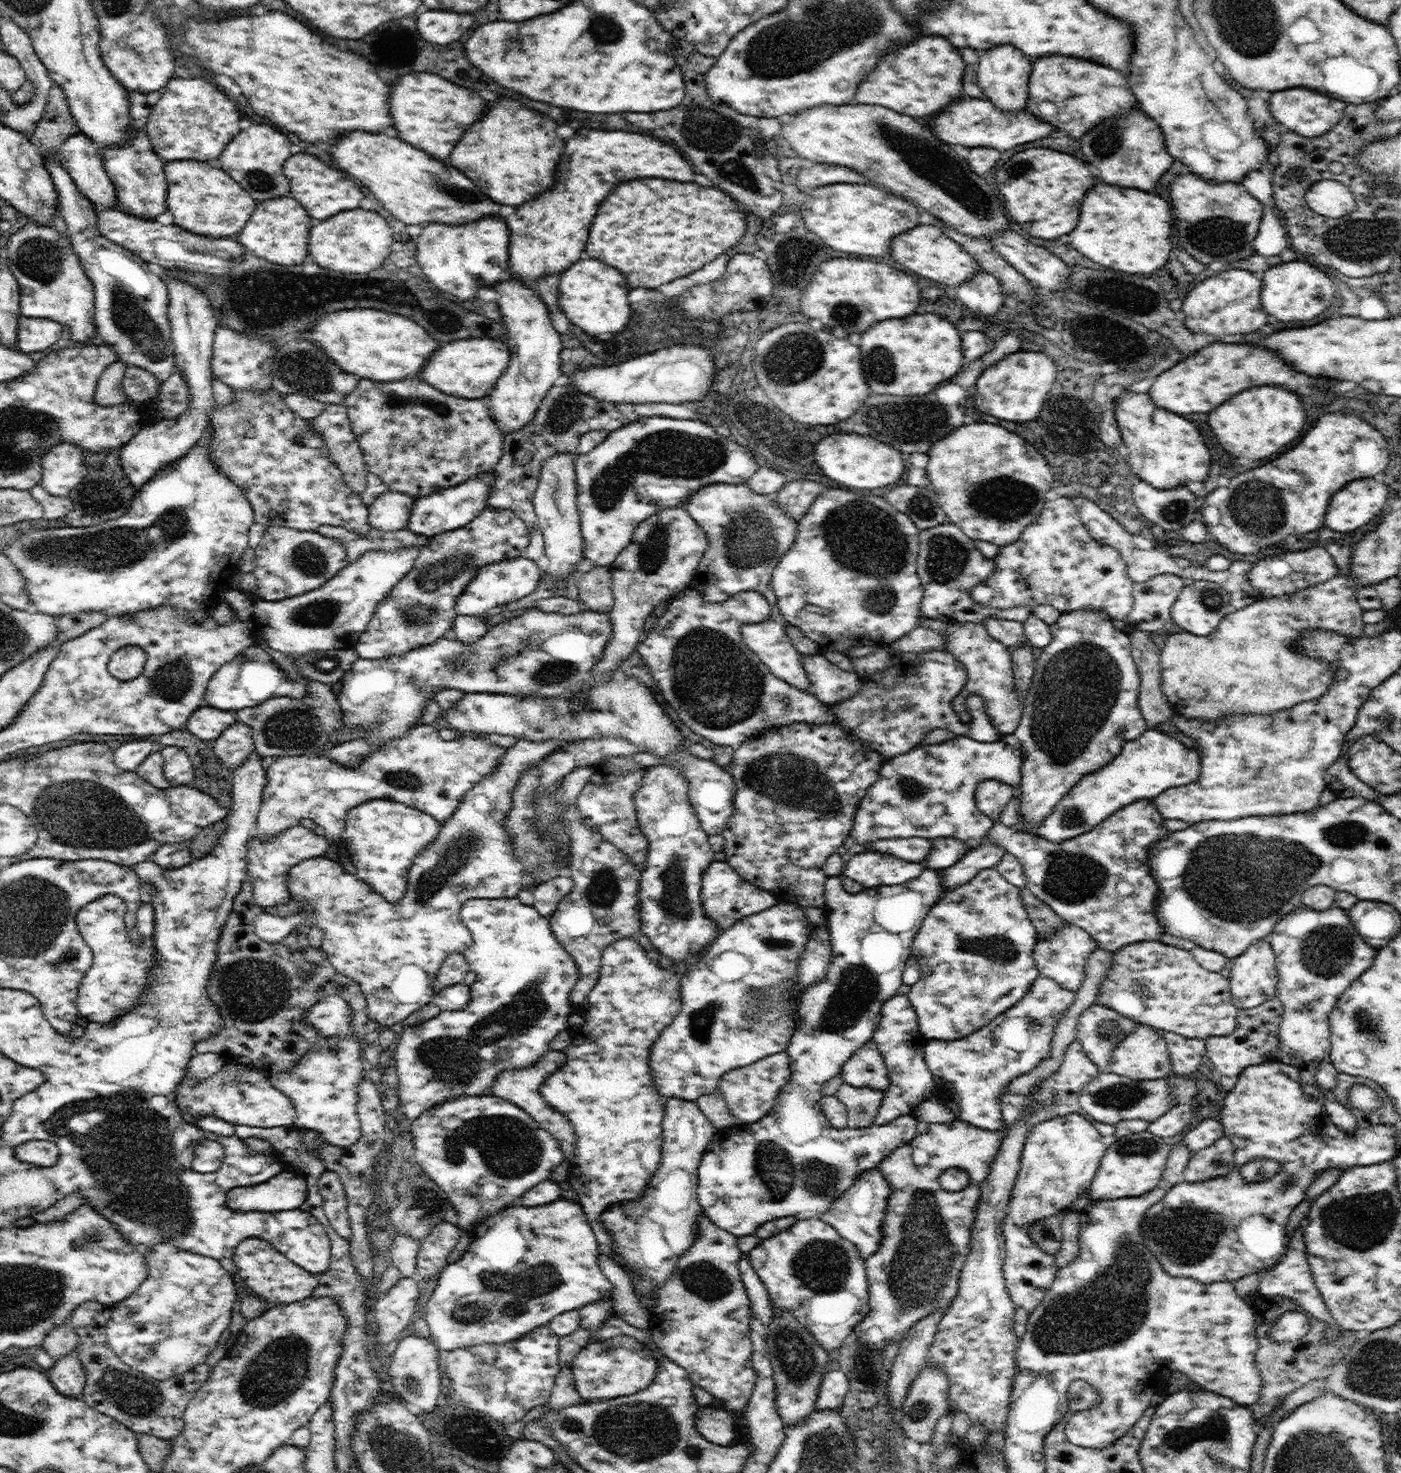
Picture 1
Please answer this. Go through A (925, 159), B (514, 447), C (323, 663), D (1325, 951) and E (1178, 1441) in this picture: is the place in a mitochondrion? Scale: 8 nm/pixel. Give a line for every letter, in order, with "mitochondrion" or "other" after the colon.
A: mitochondrion
B: other
C: mitochondrion
D: mitochondrion
E: mitochondrion

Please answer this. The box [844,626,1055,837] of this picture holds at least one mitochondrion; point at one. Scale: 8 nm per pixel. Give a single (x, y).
(910, 791)

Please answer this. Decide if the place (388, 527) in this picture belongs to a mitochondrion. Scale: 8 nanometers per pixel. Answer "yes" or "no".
no

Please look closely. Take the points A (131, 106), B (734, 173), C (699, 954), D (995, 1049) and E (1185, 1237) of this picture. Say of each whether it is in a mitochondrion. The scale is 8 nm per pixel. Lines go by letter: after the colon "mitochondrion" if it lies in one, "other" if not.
A: other
B: mitochondrion
C: other
D: other
E: mitochondrion

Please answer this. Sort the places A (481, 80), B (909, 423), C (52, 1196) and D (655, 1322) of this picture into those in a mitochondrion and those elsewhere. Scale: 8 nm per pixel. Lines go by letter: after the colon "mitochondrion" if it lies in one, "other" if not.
A: other
B: mitochondrion
C: other
D: other

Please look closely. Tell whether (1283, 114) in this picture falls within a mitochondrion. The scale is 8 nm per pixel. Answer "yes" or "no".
no

